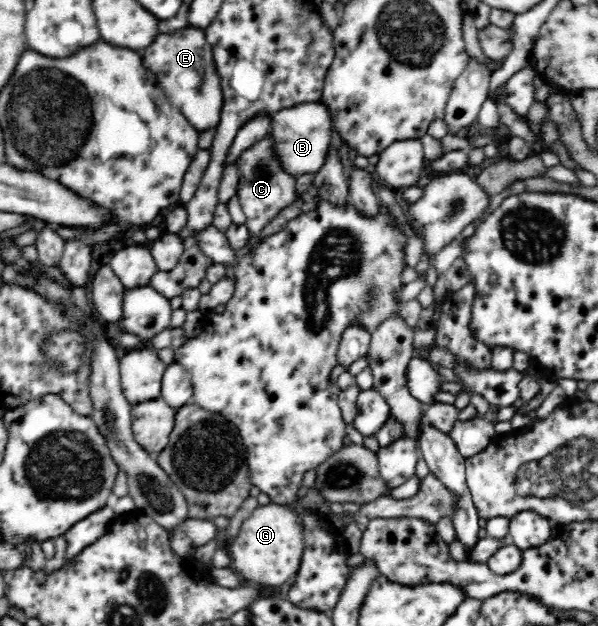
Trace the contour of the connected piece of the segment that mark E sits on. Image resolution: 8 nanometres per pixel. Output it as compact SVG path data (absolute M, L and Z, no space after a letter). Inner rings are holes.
M181 27L176 31L161 32L141 54L145 66L158 77L165 99L184 114L195 130L213 130L218 125L222 111L222 88L204 30Z

